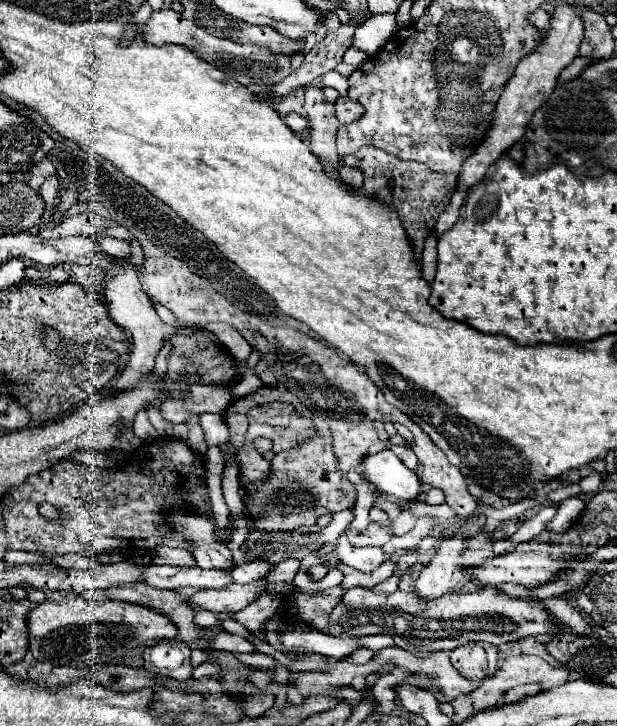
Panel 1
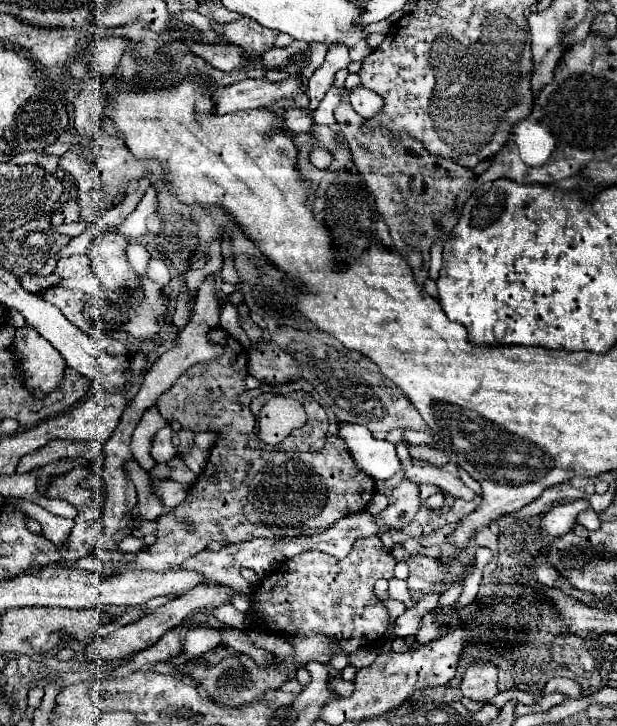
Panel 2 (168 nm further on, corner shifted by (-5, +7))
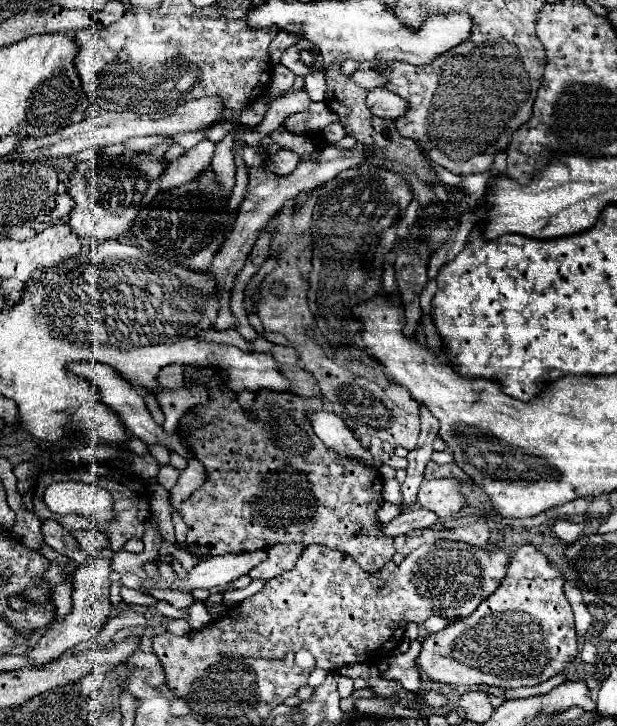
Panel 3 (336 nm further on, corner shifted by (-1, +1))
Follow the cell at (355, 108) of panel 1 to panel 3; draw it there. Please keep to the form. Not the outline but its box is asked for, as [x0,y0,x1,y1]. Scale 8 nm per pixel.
[367,89,409,119]

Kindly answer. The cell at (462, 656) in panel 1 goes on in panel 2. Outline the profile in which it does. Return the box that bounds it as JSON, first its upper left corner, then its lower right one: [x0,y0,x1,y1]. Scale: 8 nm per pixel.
[461,659,499,701]

